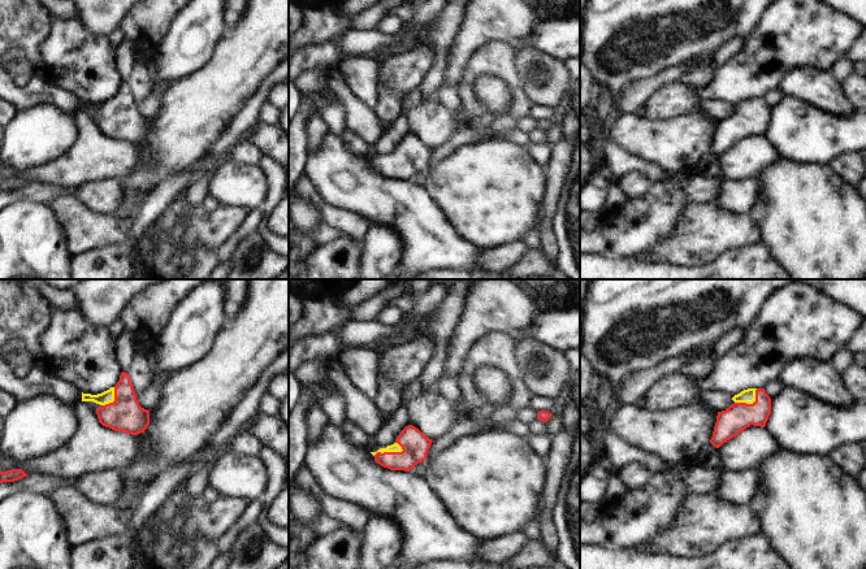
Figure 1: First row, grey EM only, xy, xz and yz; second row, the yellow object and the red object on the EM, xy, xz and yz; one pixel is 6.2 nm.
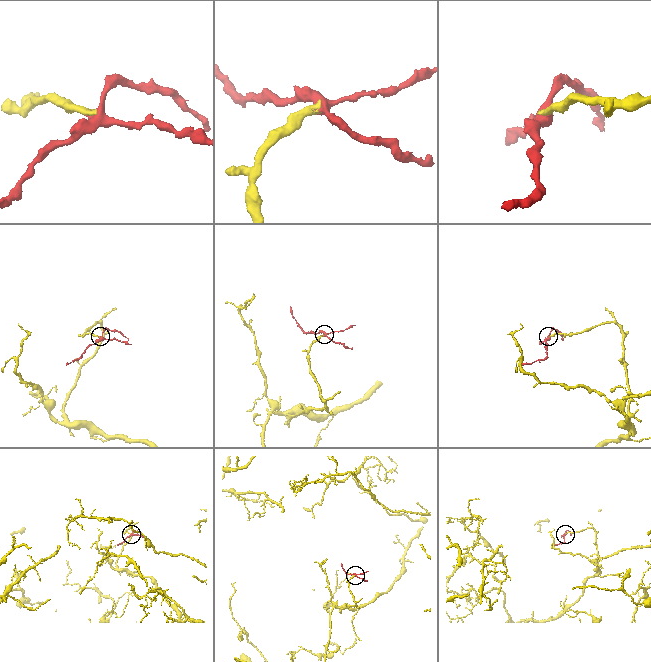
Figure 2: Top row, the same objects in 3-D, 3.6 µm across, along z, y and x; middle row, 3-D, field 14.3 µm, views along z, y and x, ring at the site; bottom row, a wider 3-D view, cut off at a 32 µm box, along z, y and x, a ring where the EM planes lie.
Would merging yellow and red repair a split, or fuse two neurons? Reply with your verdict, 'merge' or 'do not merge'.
merge

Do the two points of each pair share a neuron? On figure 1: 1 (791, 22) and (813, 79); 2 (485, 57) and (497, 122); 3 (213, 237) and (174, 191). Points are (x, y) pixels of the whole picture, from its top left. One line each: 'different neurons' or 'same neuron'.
1: different neurons
2: same neuron
3: different neurons

